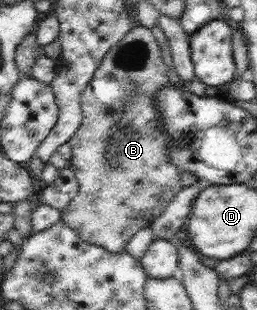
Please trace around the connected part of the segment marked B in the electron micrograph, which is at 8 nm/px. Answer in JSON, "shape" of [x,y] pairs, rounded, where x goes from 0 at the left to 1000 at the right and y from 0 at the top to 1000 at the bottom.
{"shape":[[[529,77],[405,177],[319,297],[319,400],[265,458],[276,468],[272,539],[292,555],[307,616],[237,706],[307,752],[319,777],[440,816],[490,806],[514,761],[549,735],[584,732],[654,668],[661,645],[708,613],[700,542],[654,500],[658,435],[623,390],[619,355],[603,348],[619,294],[665,277],[654,229],[615,132],[584,94]]]}

